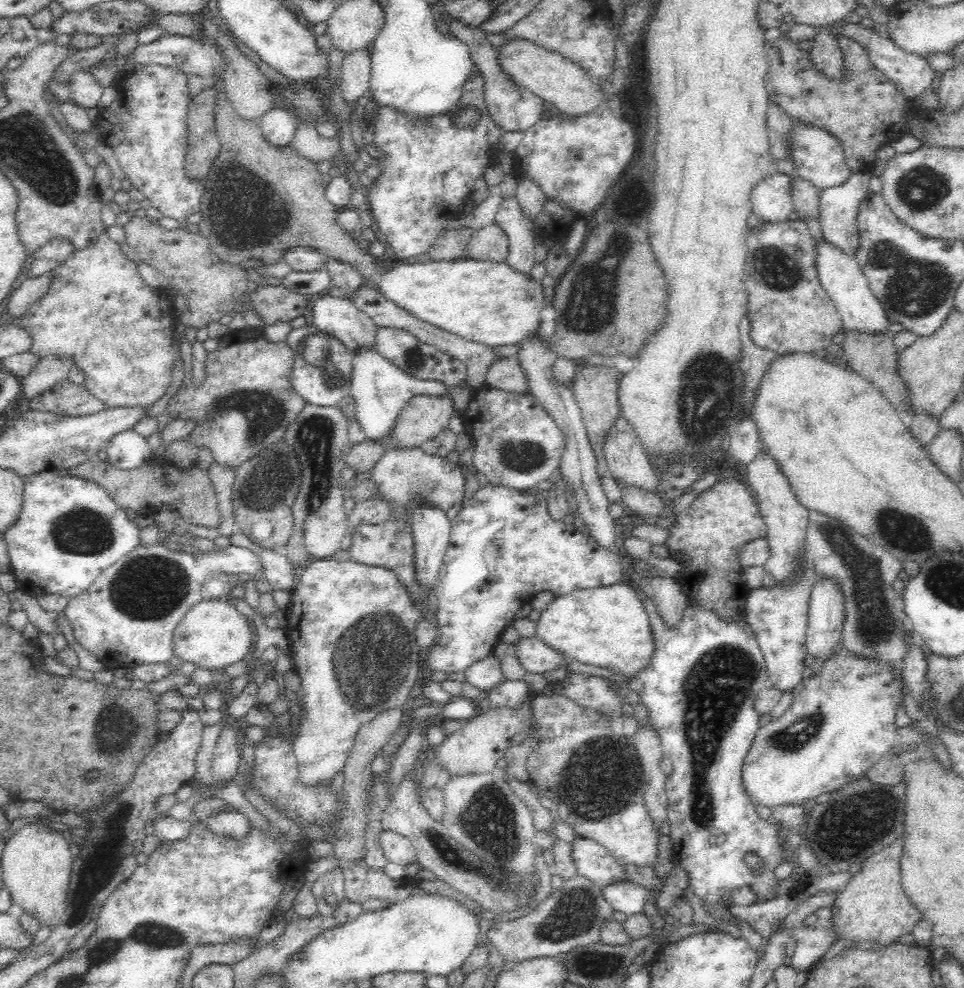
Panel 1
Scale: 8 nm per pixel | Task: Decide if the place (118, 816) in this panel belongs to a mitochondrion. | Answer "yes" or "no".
yes

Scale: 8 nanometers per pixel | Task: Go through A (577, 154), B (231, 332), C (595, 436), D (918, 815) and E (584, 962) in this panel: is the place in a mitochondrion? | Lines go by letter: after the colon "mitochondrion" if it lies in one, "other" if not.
A: mitochondrion
B: other
C: other
D: other
E: mitochondrion

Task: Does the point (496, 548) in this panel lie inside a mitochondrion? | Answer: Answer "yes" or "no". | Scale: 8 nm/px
yes

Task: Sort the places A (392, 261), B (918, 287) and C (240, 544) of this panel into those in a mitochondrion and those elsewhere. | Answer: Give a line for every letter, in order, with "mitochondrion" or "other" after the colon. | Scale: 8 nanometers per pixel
A: other
B: mitochondrion
C: other

